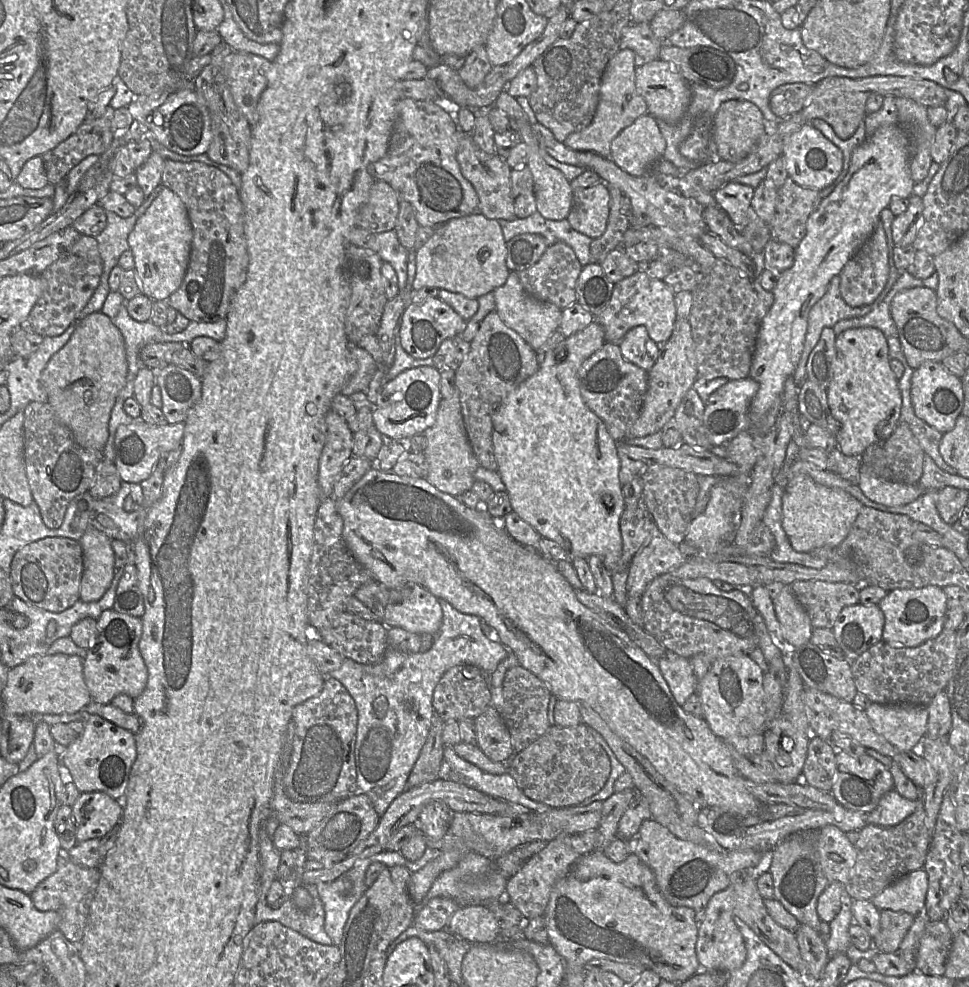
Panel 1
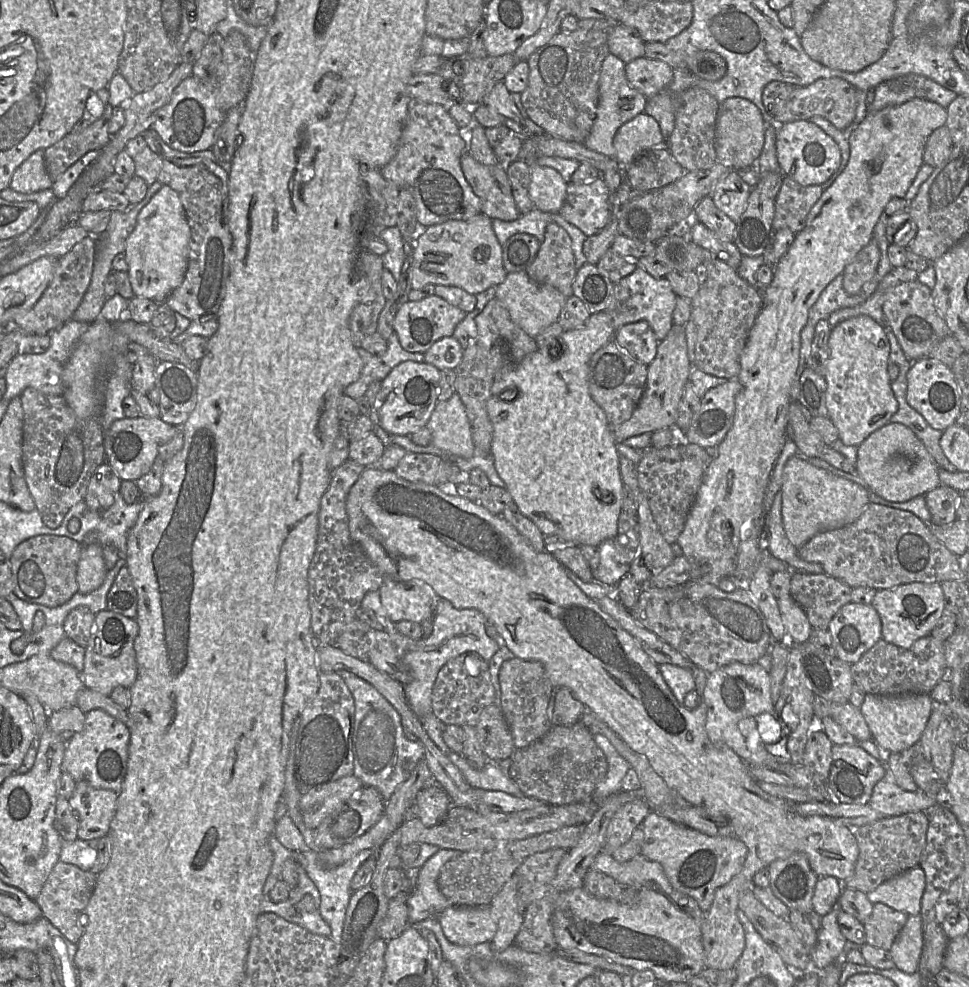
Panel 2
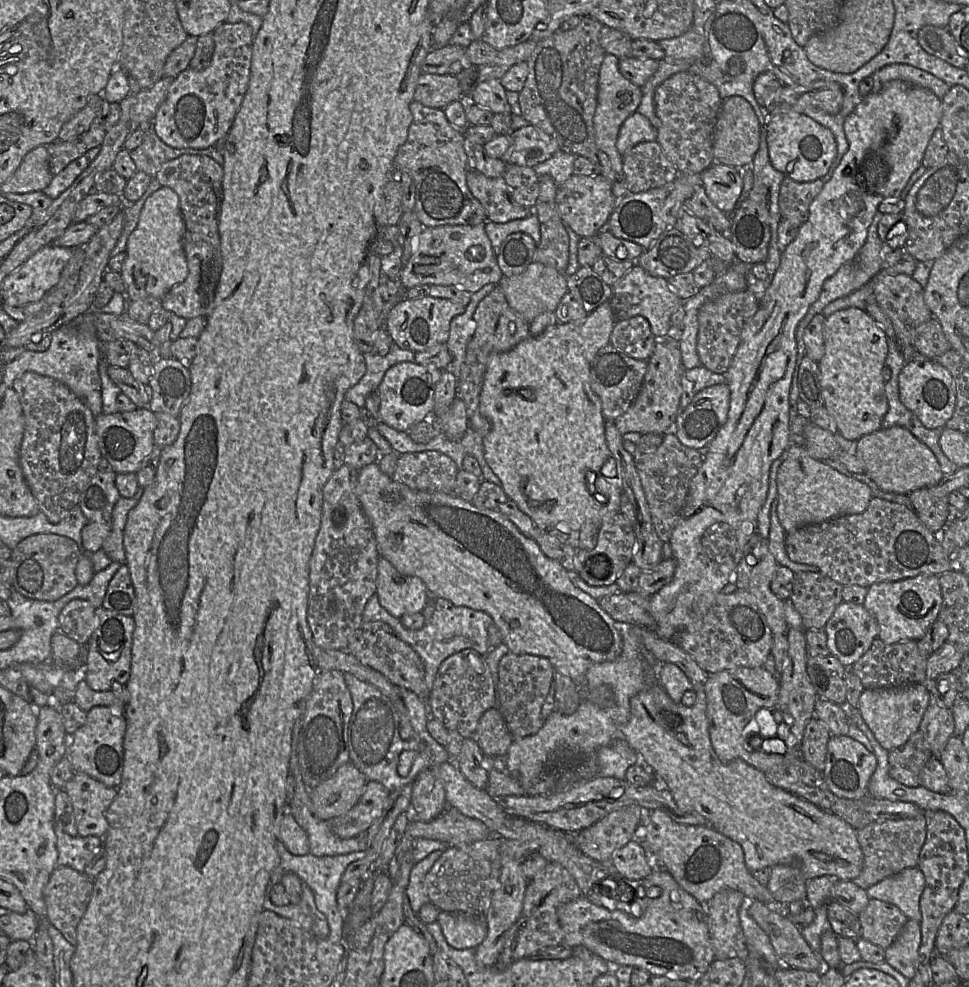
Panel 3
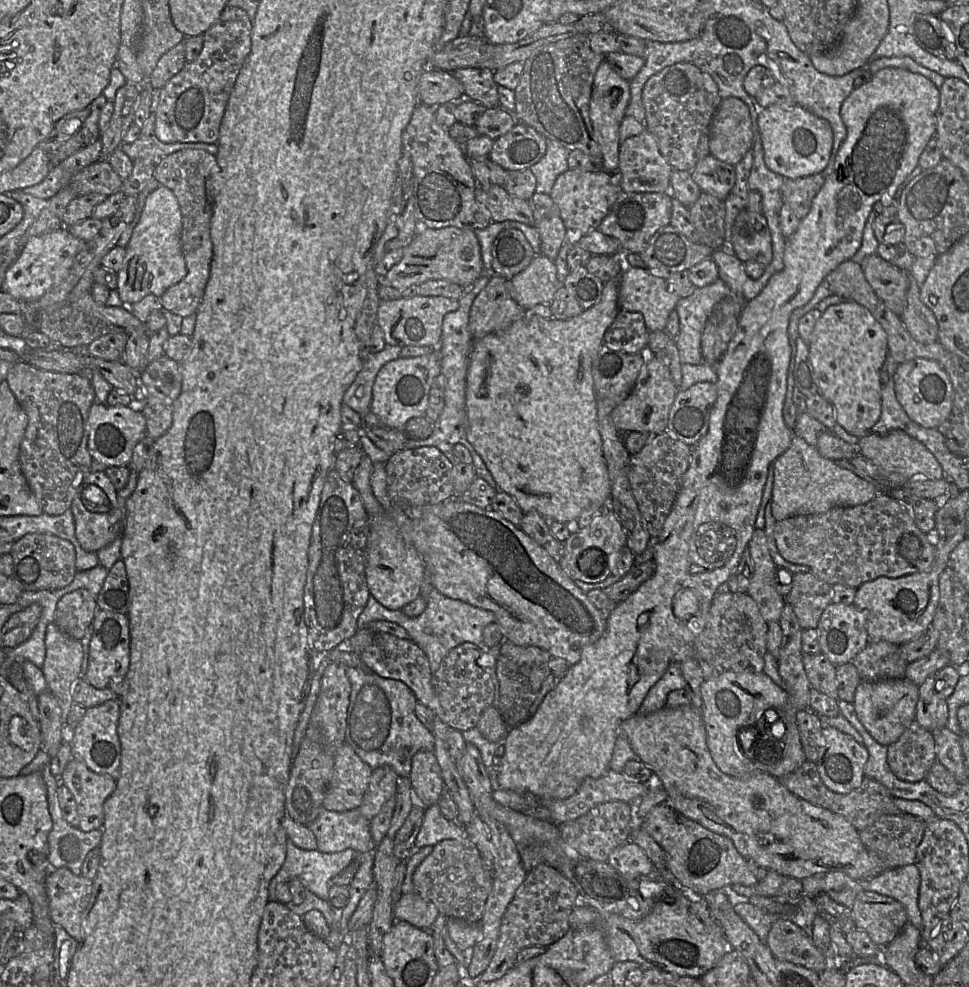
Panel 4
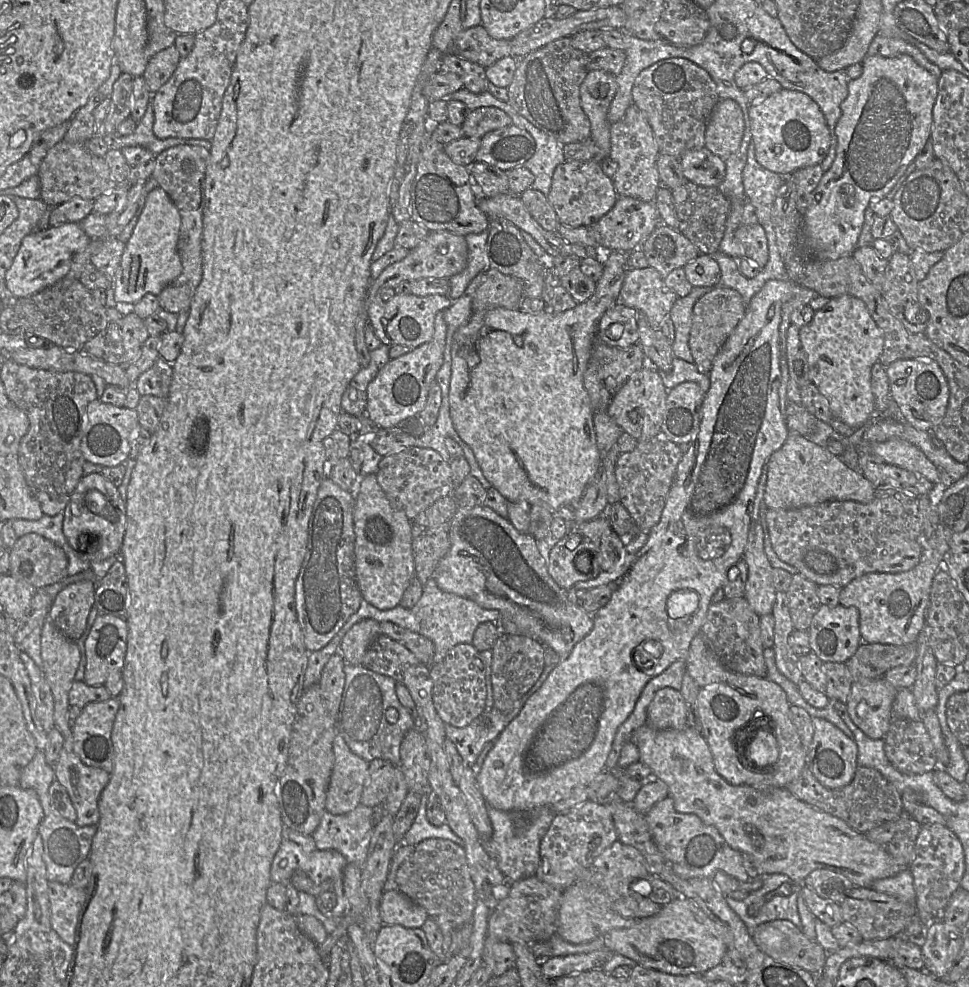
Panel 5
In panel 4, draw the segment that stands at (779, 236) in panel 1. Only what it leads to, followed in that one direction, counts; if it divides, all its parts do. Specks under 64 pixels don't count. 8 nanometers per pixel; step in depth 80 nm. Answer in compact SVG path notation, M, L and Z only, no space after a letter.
M822 172L800 178L784 178L781 187L783 203L787 204L800 220L803 219L824 181Z

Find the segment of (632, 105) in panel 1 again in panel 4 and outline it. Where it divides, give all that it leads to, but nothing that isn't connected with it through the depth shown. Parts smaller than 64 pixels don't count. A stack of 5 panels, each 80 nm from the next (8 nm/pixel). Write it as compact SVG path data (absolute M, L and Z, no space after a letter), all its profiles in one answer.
M604 59L594 77L589 116L594 139L598 142L603 155L605 171L615 170L619 167L619 127L625 117L630 97L630 81L622 78Z

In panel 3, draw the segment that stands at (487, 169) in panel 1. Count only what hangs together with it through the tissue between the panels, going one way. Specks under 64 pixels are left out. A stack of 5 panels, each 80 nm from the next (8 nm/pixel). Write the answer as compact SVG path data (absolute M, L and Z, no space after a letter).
M470 168L466 181L473 196L484 207L488 221L505 223L526 218L533 211L515 202L503 176L489 178Z

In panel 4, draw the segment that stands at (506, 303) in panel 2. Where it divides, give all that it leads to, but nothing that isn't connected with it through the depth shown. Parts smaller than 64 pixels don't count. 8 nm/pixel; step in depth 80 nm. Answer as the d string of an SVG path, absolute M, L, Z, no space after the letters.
M542 254L535 255L524 270L507 280L509 294L525 310L538 304L550 306L561 285L555 261Z

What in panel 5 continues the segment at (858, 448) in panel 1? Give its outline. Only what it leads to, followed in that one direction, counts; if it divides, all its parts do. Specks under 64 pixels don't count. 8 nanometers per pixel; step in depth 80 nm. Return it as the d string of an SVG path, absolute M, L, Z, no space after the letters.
M851 295L831 298L815 311L810 323L799 328L799 336L807 355L811 380L827 398L833 417L854 429L865 425L875 410L871 369L884 346L883 333L865 303Z

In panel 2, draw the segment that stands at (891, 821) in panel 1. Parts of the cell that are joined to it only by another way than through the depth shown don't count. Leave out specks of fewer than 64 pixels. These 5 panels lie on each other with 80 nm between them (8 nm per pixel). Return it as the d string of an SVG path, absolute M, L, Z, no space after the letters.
M881 749L881 756L886 773L873 787L869 805L884 817L893 817L908 812L932 809L935 804L948 806L947 796L932 797L923 790L905 791L900 788L888 765L890 752Z

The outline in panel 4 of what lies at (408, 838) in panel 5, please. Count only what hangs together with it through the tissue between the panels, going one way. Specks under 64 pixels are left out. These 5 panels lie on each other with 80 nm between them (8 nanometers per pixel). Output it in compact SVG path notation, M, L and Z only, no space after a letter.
M436 804L424 809L422 824L417 833L412 852L426 846L434 847L443 840L464 837L466 837L464 829L457 822L447 820Z

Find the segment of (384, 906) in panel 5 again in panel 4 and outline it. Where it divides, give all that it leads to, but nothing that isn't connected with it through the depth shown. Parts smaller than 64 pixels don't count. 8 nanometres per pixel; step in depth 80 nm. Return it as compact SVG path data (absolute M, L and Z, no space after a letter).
M402 894L401 898L393 905L395 921L405 921L412 926L429 930L440 915L436 906L421 898L418 894Z

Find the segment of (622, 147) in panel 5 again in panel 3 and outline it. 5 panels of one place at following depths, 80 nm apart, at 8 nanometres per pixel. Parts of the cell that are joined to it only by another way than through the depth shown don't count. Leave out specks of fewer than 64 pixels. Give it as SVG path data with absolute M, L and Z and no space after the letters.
M657 141L641 142L623 155L623 172L631 194L662 187L681 173Z

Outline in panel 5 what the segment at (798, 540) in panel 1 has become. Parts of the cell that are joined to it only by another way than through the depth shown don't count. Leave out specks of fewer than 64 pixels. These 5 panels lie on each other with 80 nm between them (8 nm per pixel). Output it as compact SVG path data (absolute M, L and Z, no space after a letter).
M790 433L784 445L774 452L768 463L763 502L768 509L795 509L830 500L870 503L875 499L873 484L850 469L836 455L798 433Z

